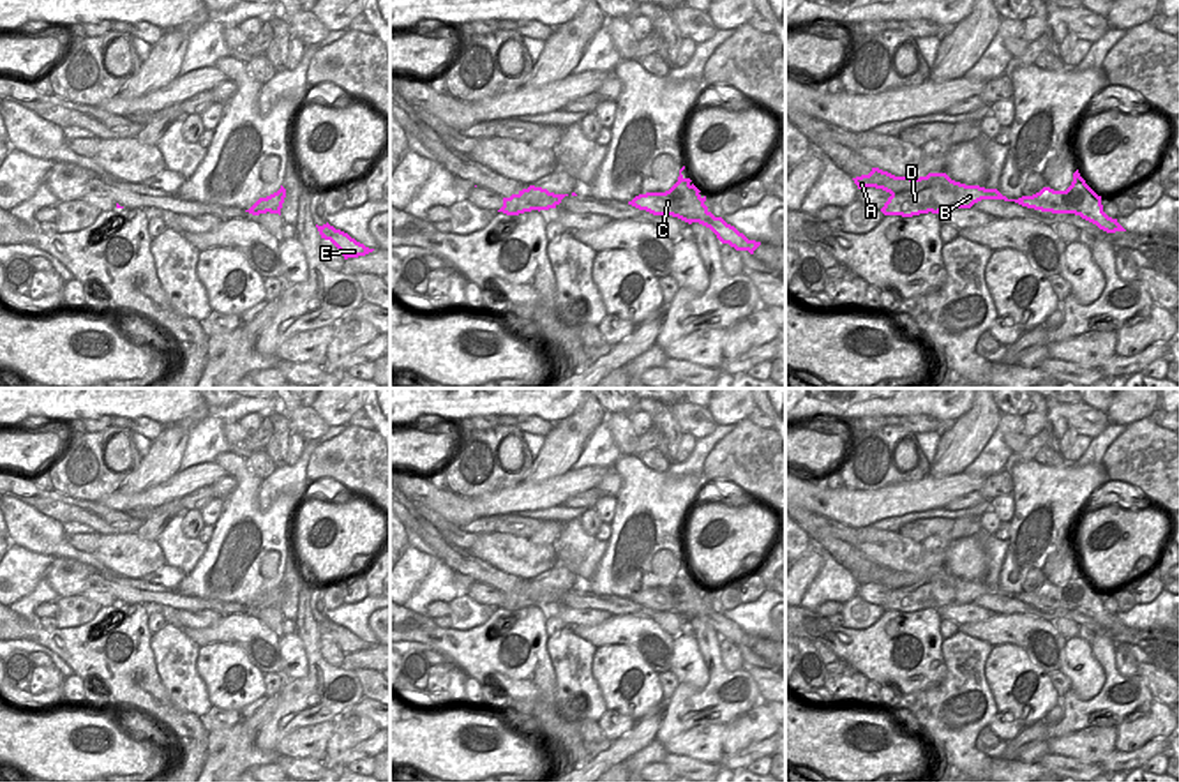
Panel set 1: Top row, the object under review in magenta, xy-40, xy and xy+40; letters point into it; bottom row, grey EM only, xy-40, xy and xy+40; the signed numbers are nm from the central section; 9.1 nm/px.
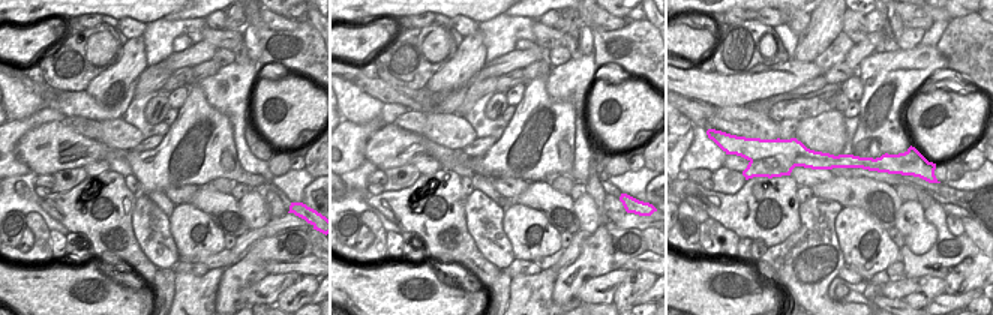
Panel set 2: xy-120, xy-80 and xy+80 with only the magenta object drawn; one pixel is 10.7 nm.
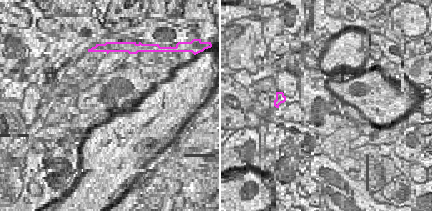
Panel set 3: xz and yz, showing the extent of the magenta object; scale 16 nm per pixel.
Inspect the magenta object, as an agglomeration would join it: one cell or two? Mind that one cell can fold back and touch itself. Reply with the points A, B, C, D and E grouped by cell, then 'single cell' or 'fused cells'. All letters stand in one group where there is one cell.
groups A B C E / D; fused cells

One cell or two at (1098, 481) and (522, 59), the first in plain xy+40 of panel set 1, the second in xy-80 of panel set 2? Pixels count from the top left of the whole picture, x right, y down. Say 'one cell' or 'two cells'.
two cells

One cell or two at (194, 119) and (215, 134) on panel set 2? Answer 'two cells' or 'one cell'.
one cell

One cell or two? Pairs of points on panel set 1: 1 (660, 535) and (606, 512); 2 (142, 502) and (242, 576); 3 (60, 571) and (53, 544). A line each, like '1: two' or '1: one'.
1: two
2: two
3: two

